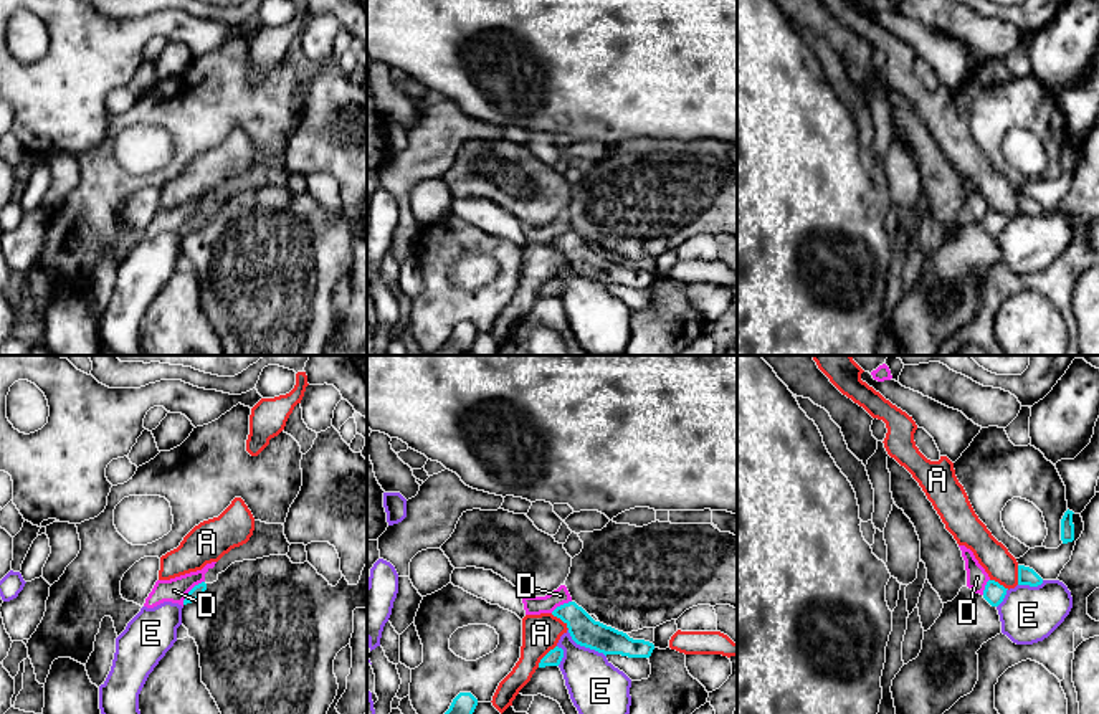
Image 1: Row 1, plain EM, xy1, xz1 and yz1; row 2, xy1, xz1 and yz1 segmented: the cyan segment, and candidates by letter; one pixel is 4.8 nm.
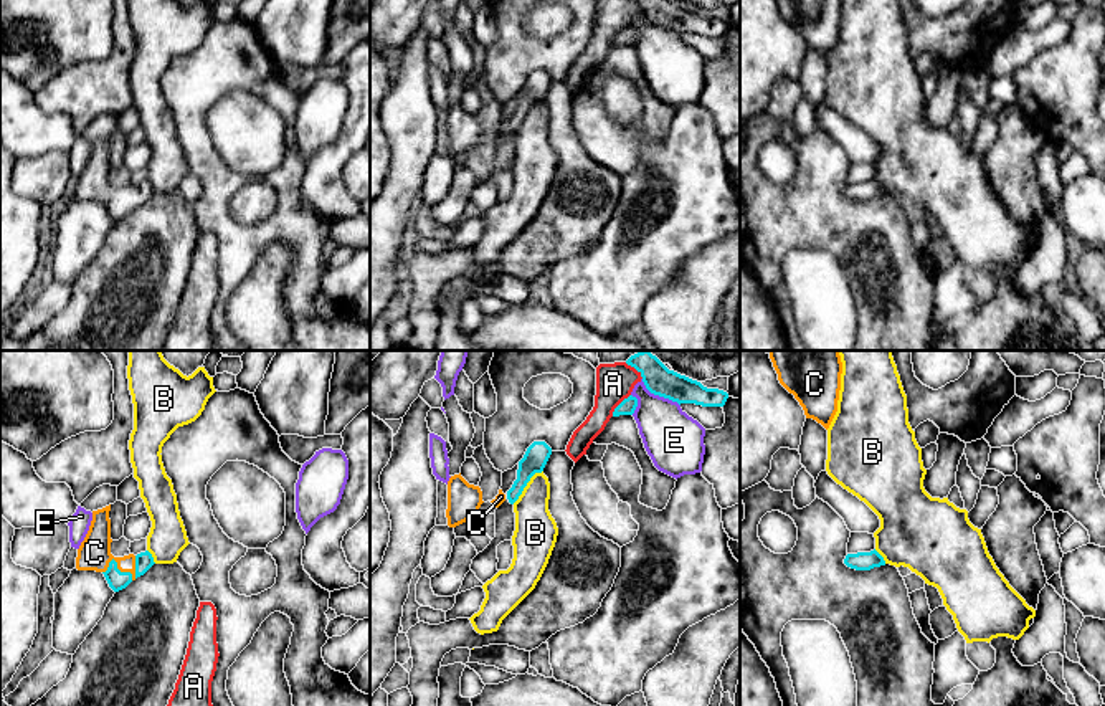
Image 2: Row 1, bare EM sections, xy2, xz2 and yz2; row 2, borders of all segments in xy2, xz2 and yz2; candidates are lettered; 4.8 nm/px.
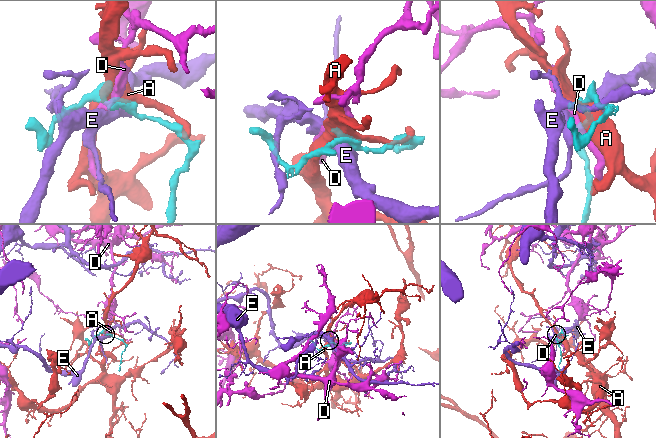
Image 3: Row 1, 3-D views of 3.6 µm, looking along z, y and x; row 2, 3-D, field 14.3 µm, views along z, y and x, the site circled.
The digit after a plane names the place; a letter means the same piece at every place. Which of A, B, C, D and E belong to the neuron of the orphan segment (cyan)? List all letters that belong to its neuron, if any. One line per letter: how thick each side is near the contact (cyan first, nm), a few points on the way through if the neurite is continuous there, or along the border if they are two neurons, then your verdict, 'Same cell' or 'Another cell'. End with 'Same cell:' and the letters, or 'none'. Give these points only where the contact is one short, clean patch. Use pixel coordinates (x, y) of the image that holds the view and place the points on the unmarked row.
A: Thickness 80 nm (cyan) against 190 nm. Another cell
B: Thickness 120 nm (cyan) against 220 nm. Boundary: xz2 (542, 100), (531, 108), (512, 133). Another cell
C: Thickness 90 nm (cyan) against 160 nm. Path across: xy2 (116, 209), (123, 202), (113, 189), (94, 182). Same cell
D: Thickness 70 nm (cyan) against 120 nm. Boundary: xy1 (204, 210), (187, 223), (182, 233). Another cell
E: Thickness 140 nm (cyan) against 280 nm. Another cell
Same cell: C

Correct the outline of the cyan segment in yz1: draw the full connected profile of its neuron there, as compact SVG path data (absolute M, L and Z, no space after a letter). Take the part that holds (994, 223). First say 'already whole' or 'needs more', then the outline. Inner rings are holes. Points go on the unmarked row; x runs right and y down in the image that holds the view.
already whole; M988 210L987 215L985 215L985 220L983 220L983 228L992 235L992 236L998 236L1005 225L1006 225L1006 220L1003 215L1000 215L998 212L995 210Z

